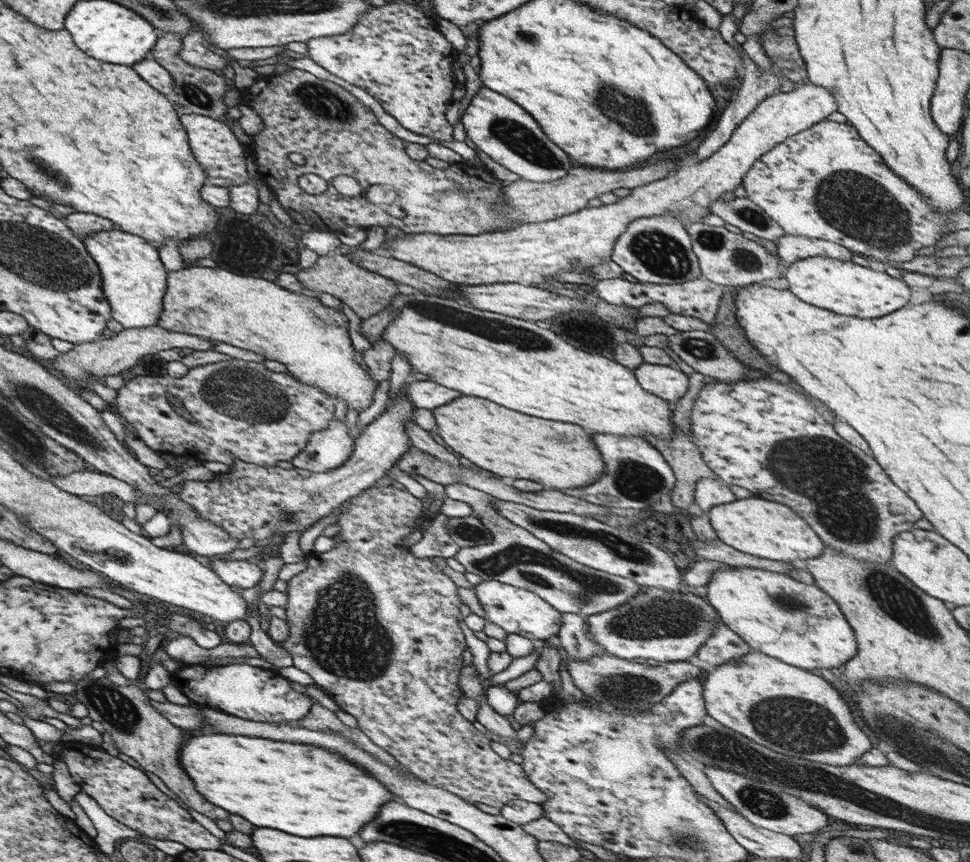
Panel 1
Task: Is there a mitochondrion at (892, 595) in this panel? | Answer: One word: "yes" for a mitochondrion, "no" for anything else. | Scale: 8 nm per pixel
yes

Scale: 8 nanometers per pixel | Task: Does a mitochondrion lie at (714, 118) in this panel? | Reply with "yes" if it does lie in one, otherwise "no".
no

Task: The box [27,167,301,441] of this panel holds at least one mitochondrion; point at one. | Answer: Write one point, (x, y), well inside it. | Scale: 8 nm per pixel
(253, 395)

